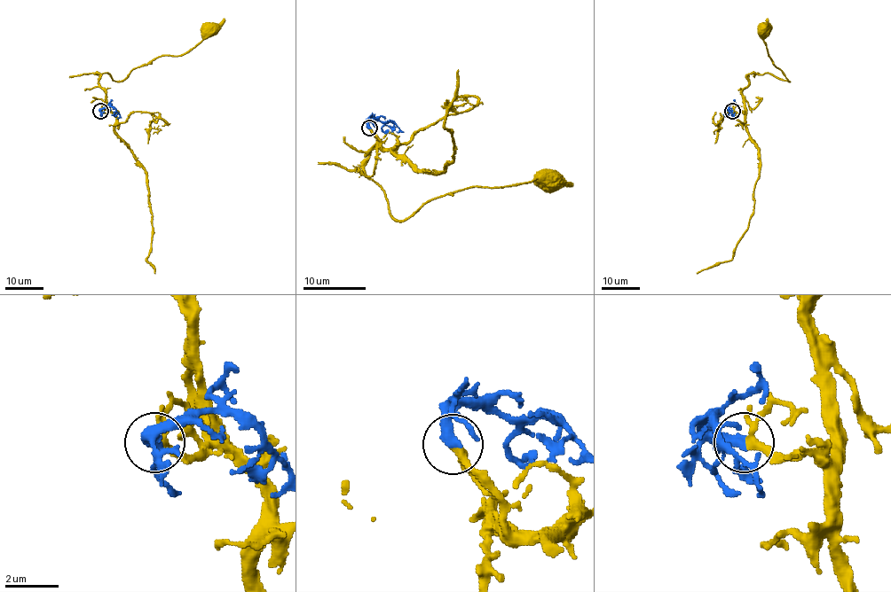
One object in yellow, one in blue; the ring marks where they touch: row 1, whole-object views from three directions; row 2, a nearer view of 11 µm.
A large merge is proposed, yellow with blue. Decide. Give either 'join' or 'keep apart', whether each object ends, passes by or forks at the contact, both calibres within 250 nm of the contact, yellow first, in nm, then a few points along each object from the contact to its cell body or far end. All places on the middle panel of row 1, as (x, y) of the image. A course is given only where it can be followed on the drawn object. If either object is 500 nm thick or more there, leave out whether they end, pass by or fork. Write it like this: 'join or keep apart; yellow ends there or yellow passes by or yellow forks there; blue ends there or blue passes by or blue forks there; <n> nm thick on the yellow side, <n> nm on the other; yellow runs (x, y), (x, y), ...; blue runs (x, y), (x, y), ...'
join; yellow passes by; blue ends there; 260 nm thick on the yellow side, 440 nm on the other; yellow runs (369, 128), (380, 149), (375, 144), (366, 153), (365, 172), (399, 221), (468, 188), (516, 186), (549, 176); blue runs (369, 128), (373, 119), (394, 123), (400, 129), (396, 131)

